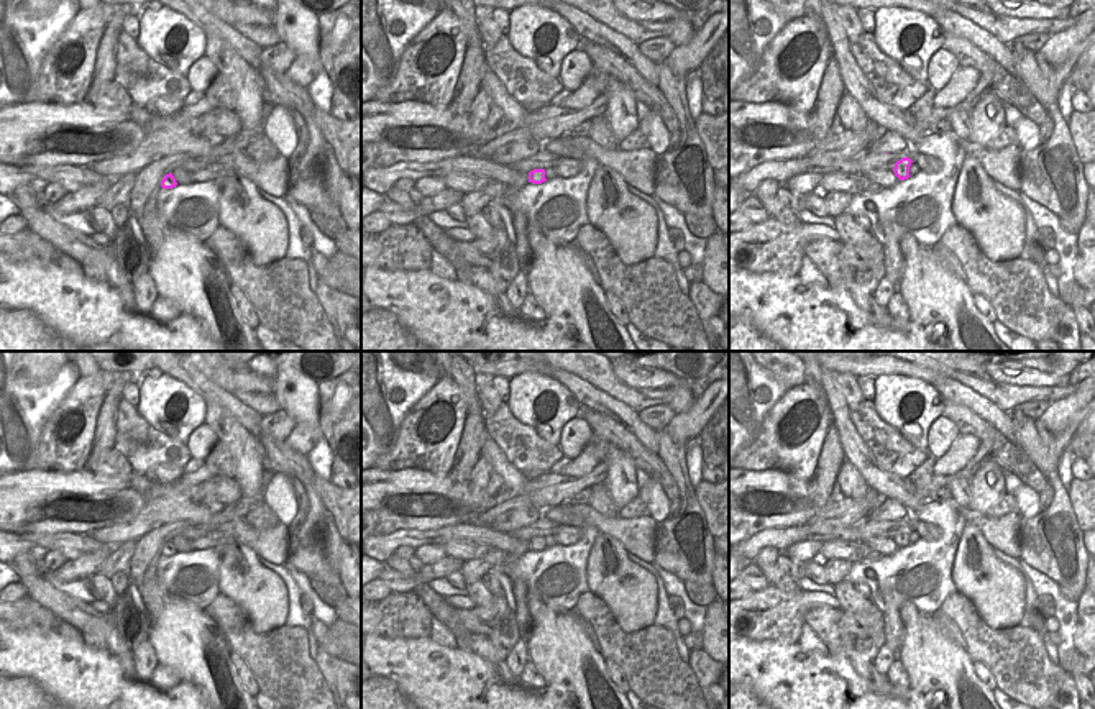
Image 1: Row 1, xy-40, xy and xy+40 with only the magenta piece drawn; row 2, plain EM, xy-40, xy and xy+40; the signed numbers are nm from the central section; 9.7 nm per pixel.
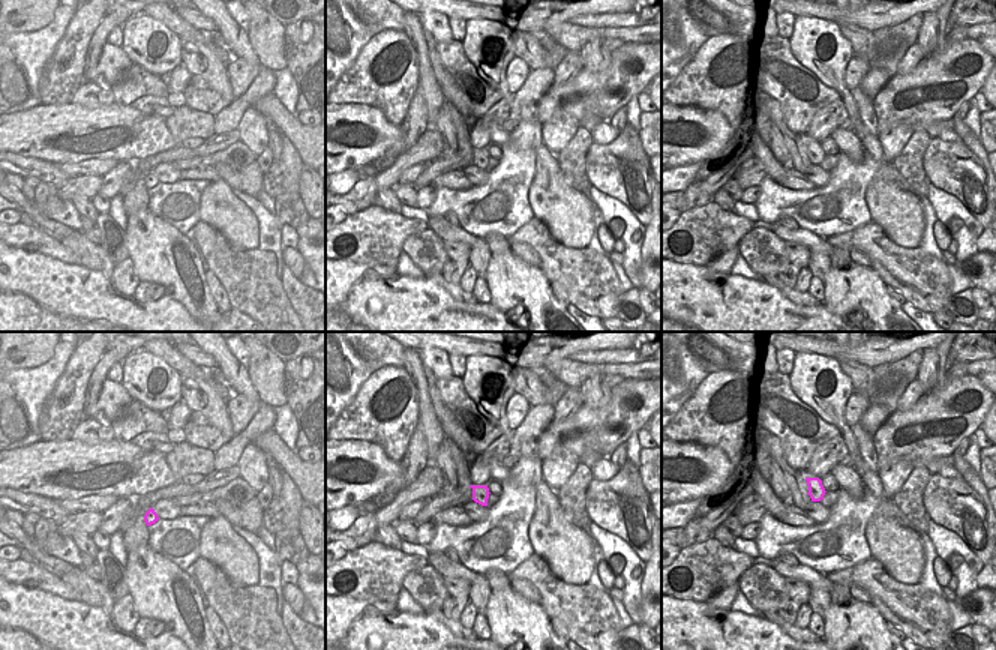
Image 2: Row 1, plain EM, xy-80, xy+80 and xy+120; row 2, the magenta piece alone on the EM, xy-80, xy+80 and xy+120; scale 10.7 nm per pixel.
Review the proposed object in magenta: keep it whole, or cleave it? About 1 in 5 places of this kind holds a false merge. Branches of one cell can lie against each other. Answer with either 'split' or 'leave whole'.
leave whole

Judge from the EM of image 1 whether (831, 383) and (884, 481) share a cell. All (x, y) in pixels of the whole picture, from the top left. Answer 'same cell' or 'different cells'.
same cell

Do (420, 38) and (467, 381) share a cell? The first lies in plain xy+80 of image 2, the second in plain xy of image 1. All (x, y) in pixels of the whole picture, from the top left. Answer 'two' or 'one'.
one

